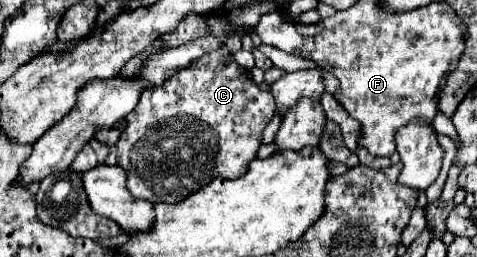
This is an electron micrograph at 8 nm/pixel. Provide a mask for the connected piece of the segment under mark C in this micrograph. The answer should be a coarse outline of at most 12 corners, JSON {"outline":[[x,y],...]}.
{"outline":[[227,47],[143,91],[127,189],[179,203],[237,179],[275,115]]}

